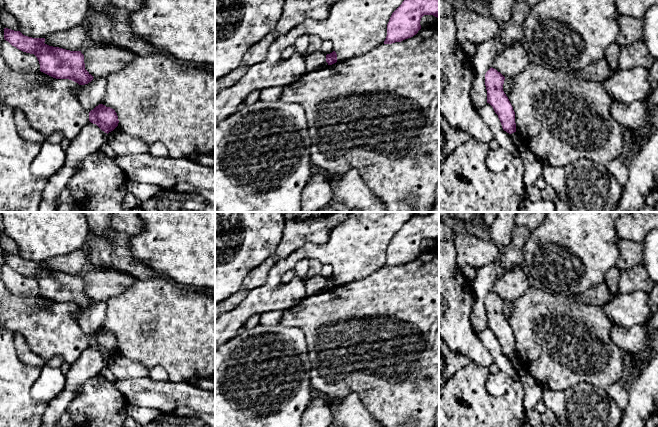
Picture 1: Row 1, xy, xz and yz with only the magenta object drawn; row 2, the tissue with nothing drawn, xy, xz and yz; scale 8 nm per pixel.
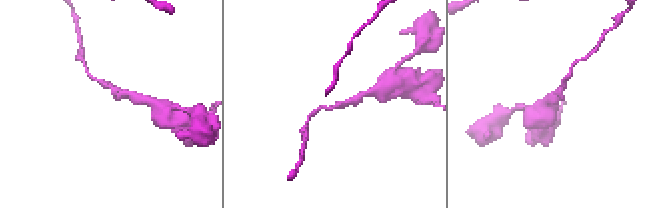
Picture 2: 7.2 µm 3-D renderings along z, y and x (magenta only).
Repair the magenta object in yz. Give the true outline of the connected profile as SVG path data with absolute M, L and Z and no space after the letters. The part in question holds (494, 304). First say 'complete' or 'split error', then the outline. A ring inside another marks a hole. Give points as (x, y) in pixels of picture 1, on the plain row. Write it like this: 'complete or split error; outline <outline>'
complete; outline M494 292L485 298L487 327L489 327L501 346L502 352L509 358L516 356L515 336L503 315L505 301Z

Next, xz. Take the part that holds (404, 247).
complete; outline M439 212L416 214L402 226L389 243L384 268L401 266L416 259L424 239L439 242Z

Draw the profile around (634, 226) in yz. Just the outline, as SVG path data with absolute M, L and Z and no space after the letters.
M627 212L616 220L615 227L619 239L642 243L649 232L658 228L658 212Z

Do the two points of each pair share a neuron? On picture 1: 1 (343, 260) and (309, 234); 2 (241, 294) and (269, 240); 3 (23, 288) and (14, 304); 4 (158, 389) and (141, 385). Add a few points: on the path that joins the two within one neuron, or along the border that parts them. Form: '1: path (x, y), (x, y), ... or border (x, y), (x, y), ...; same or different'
1: border (336, 225), (326, 241), (305, 242), (297, 248); different
2: border (272, 254), (246, 276), (240, 288); different
3: border (10, 291), (22, 297), (37, 297), (40, 295); different
4: path (154, 389), (145, 387); same

